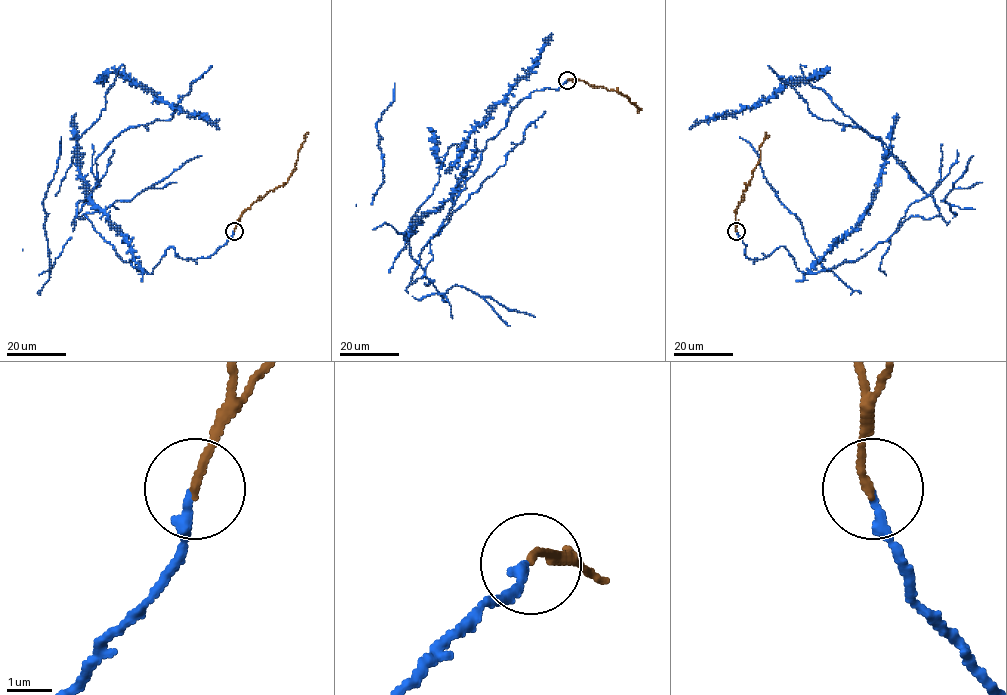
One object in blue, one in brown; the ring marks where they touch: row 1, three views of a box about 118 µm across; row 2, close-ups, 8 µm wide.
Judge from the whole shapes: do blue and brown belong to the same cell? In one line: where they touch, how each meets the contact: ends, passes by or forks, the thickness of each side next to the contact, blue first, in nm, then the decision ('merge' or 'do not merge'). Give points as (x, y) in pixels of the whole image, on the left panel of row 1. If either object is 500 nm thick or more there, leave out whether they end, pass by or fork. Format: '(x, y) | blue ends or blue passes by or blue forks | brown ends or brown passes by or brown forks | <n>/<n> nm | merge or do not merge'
(234, 231) | blue ends | brown ends | 220/170 nm | do not merge

